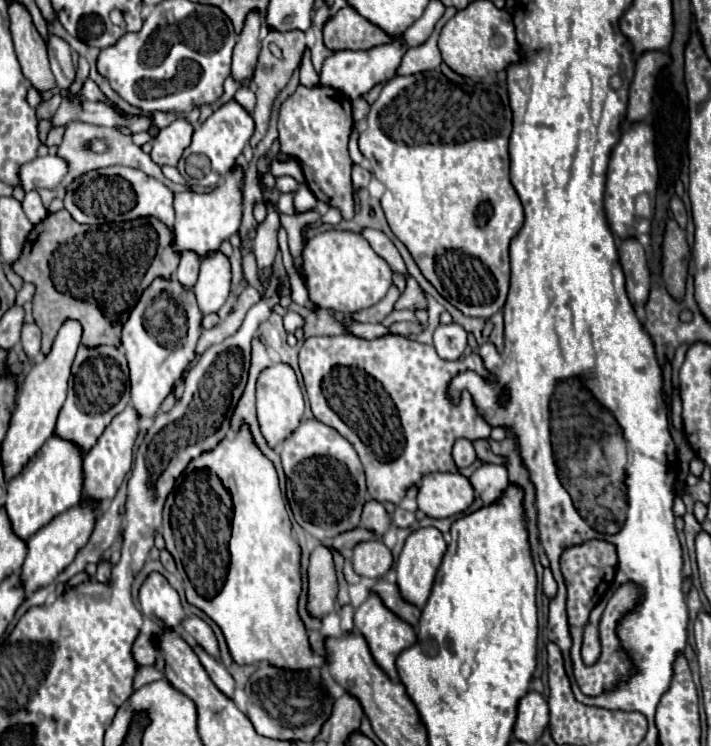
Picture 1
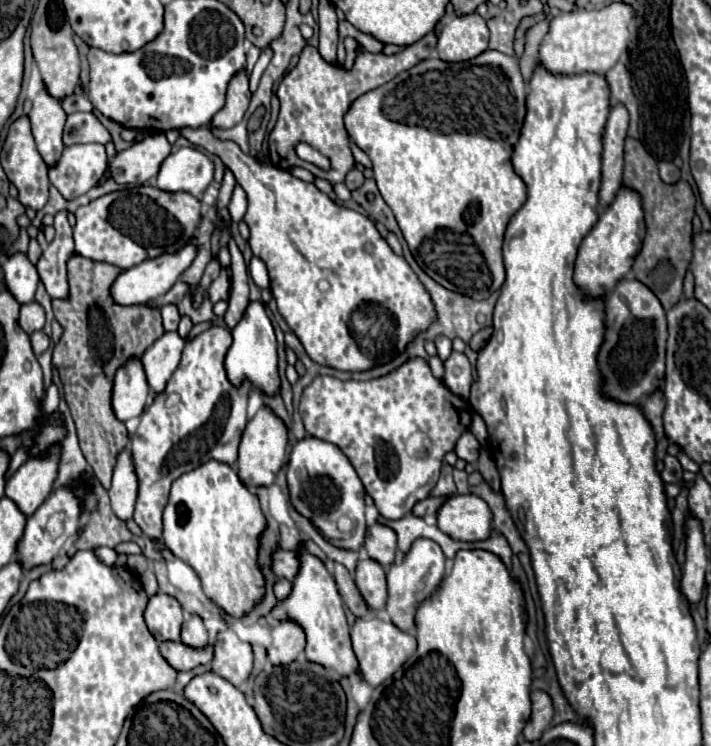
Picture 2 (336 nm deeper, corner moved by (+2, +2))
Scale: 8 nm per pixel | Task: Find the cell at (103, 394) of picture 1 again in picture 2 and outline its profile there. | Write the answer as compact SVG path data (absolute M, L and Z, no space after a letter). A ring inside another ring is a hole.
M52 446L46 458L26 460L6 482L4 496L12 498L24 516L32 516L52 492L52 484L58 474L60 452L60 446Z

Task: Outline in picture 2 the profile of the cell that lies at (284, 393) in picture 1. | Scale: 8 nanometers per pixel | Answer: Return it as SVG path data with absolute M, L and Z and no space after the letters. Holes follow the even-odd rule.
M260 408L256 416L248 422L240 450L238 450L238 478L240 482L254 490L258 486L270 486L280 472L282 464L286 462L286 448L288 448L288 430L284 422L270 410L270 408Z

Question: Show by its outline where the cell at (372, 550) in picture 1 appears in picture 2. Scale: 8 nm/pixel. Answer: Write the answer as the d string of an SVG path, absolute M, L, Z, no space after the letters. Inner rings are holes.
M376 560L358 562L354 582L370 610L378 612L386 606L386 572Z

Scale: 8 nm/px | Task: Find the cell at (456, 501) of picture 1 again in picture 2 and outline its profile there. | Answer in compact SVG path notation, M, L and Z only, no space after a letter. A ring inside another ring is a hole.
M454 494L438 510L438 528L460 542L480 542L492 534L492 512L474 494Z

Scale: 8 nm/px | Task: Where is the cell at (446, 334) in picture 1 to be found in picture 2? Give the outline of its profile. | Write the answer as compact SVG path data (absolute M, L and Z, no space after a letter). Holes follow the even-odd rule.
M452 352L452 356L444 364L444 370L446 370L444 384L456 396L468 400L470 386L472 386L472 368L470 368L468 358L464 354L460 354L460 352Z

